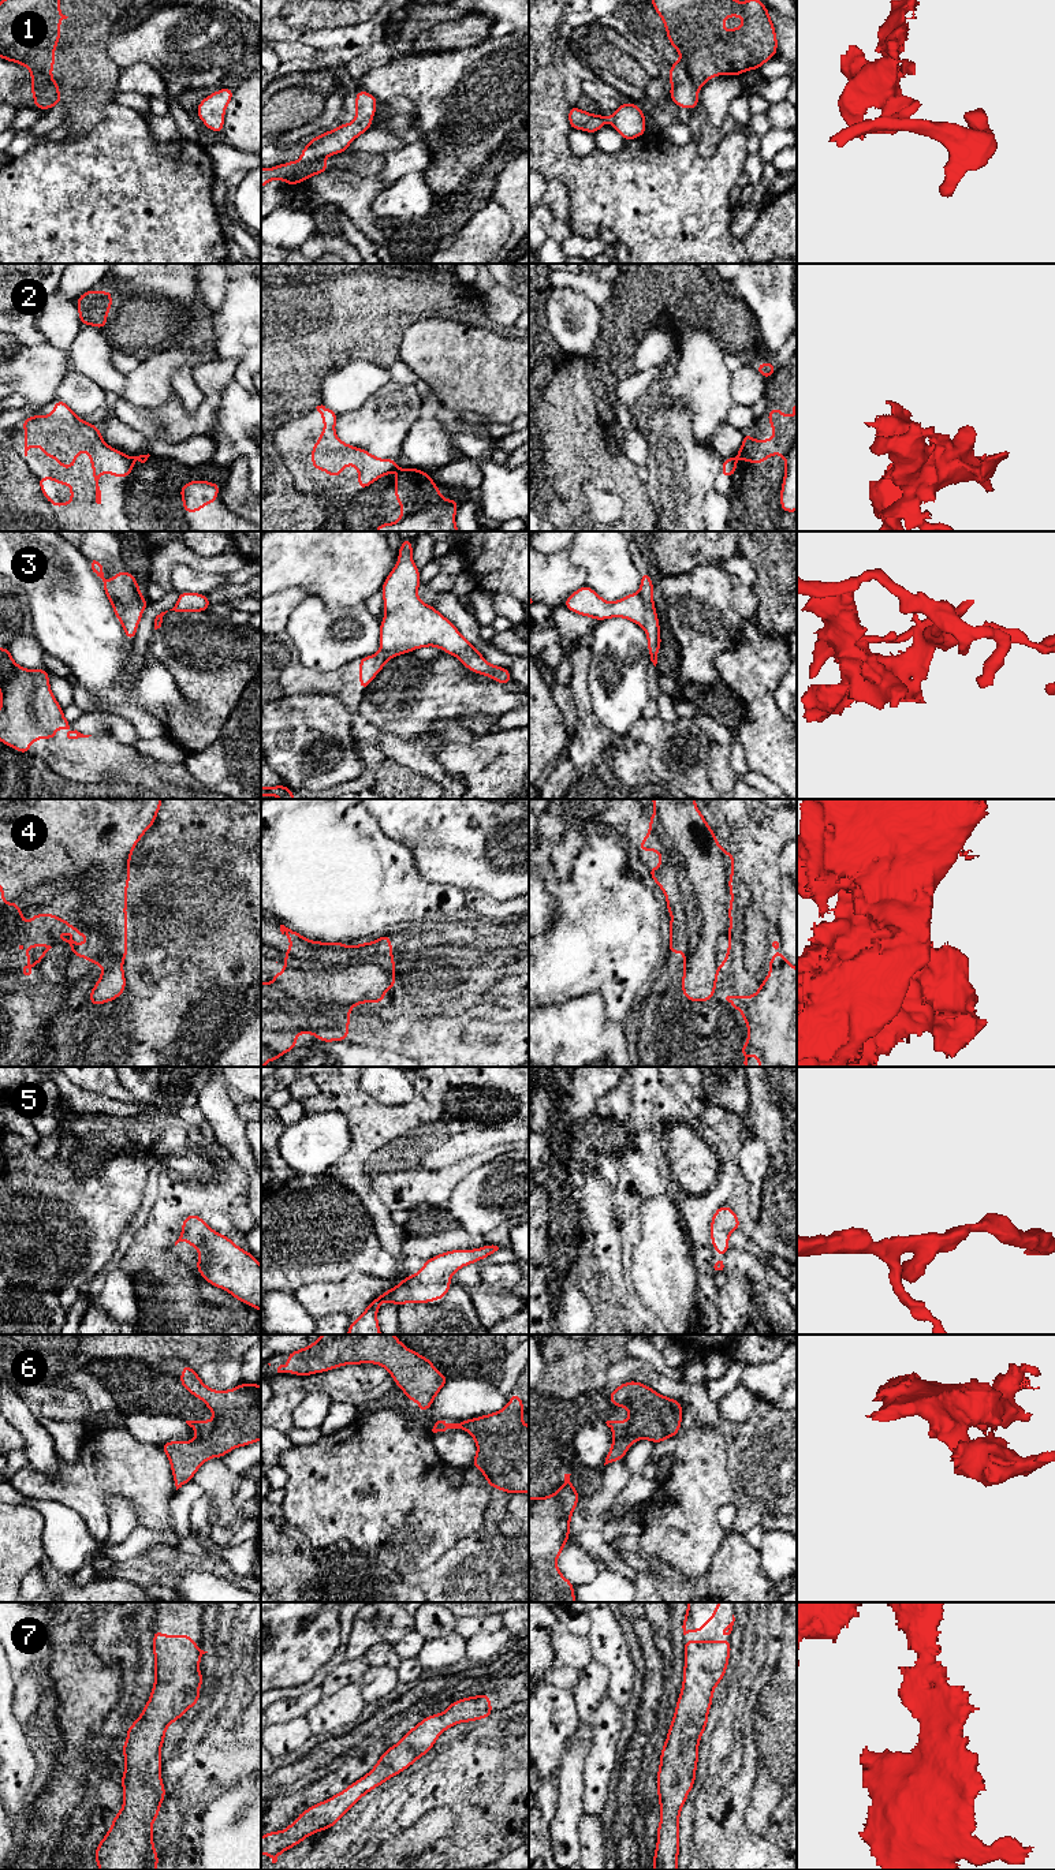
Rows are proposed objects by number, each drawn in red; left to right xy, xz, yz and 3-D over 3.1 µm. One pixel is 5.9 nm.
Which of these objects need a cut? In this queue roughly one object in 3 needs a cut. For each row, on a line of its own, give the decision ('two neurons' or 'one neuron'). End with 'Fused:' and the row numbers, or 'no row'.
1: two neurons
2: two neurons
3: one neuron
4: one neuron
5: one neuron
6: one neuron
7: one neuron
Fused: 1, 2

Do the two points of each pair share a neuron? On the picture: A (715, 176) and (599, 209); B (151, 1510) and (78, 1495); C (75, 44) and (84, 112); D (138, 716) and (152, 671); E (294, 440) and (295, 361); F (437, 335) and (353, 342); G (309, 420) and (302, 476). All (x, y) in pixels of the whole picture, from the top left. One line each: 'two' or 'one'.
A: one
B: one
C: one
D: two
E: two
F: two
G: one

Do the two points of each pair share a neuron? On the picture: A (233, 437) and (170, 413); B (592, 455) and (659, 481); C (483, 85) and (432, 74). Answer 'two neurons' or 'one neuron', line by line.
A: two neurons
B: two neurons
C: one neuron

